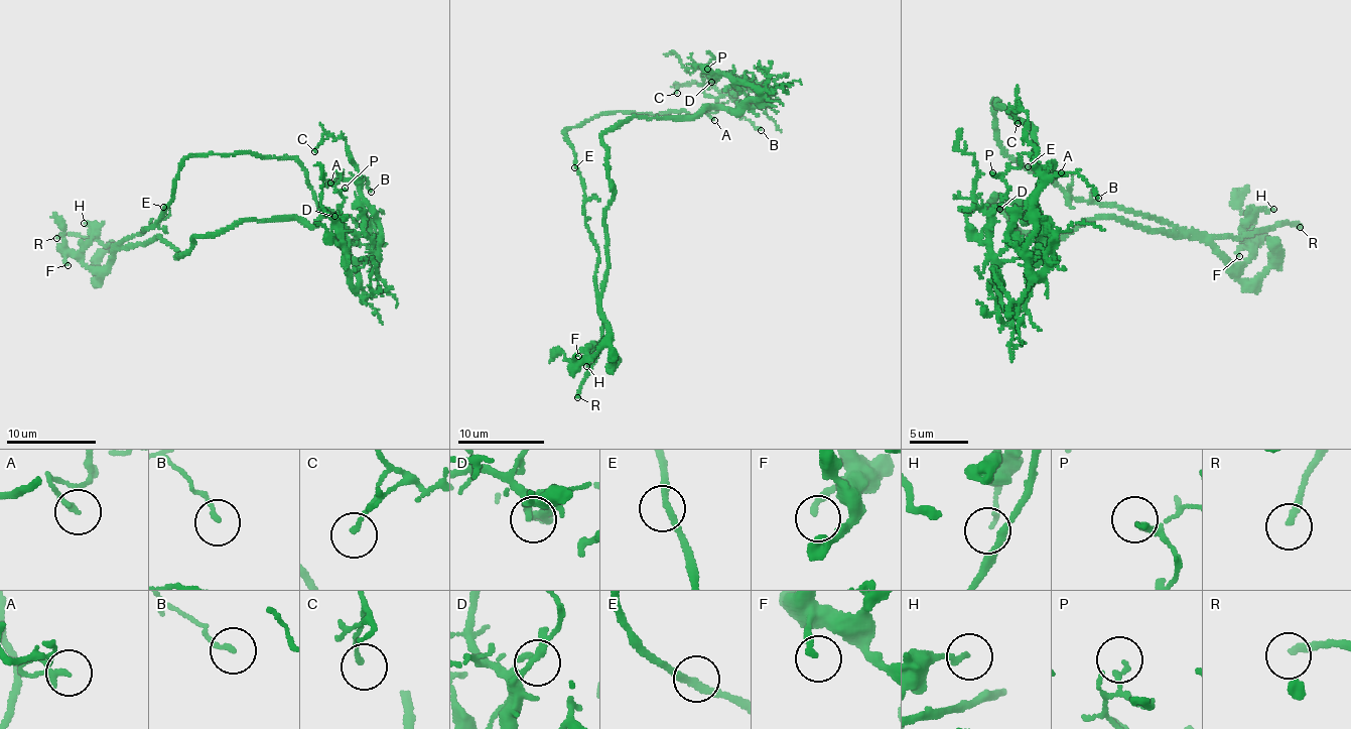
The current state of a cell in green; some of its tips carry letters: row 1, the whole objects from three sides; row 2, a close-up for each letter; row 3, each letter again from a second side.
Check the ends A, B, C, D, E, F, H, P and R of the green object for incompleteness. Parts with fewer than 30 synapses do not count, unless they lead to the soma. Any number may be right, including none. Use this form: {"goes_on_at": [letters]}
{"goes_on_at": ["R"]}

